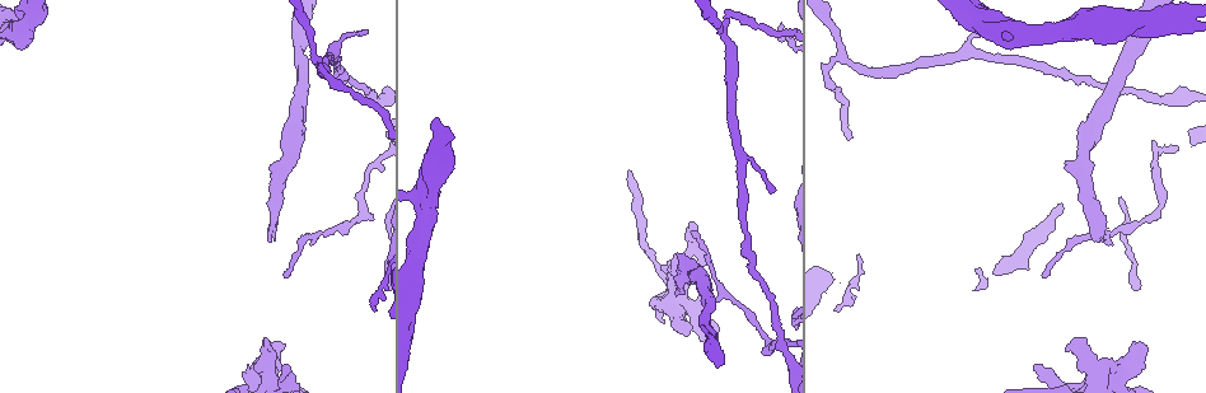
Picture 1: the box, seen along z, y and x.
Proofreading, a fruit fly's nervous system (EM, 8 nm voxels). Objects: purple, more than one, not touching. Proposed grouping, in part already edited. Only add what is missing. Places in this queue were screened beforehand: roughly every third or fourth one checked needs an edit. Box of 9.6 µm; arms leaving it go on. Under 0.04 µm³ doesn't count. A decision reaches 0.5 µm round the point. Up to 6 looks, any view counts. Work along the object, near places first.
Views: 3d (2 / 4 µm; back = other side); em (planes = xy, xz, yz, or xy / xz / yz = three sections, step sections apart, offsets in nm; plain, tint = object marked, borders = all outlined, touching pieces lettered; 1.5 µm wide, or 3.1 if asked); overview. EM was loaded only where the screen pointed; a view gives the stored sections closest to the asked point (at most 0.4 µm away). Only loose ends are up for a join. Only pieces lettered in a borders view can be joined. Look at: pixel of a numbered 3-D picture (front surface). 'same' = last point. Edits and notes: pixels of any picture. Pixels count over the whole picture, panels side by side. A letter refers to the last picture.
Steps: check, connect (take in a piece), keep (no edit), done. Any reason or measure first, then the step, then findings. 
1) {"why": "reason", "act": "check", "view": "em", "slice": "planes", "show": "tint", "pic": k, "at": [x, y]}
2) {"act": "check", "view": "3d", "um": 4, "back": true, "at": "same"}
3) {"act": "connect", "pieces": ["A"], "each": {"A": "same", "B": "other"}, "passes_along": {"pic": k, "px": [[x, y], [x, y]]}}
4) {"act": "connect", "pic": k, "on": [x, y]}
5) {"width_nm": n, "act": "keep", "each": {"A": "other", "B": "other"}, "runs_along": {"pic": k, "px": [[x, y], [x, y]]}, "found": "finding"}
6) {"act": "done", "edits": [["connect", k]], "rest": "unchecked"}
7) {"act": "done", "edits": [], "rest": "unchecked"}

{"why": "branch stops here", "act": "check", "view": "em", "slice": "planes", "show": "tint", "pic": 1, "at": [268, 241]}

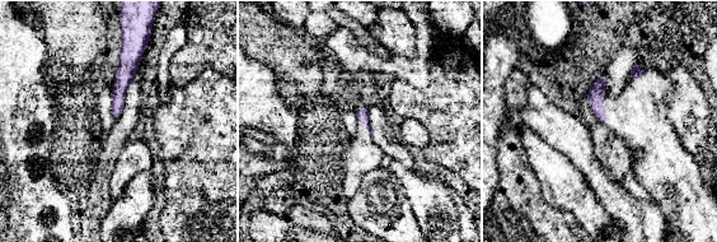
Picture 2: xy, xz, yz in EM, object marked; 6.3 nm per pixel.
{"act": "check", "view": "em", "slice": "planes", "show": "borders", "at": "same"}

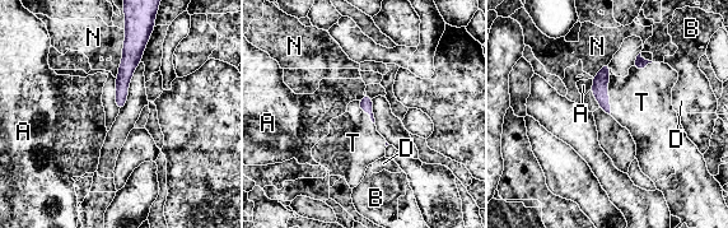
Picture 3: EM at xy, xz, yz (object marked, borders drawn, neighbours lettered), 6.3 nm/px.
{"longest_contact_nm": ["N", 320], "act": "connect", "pieces": ["T"], "each": {"A": "other", "B": "other", "D": "other", "N": "other", "T": "same"}, "passes_along": {"pic": 3, "px": [[600, 88], [607, 94], [642, 102]]}, "found": "the cell continues"}

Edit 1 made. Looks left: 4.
{"act": "check", "view": "overview"}

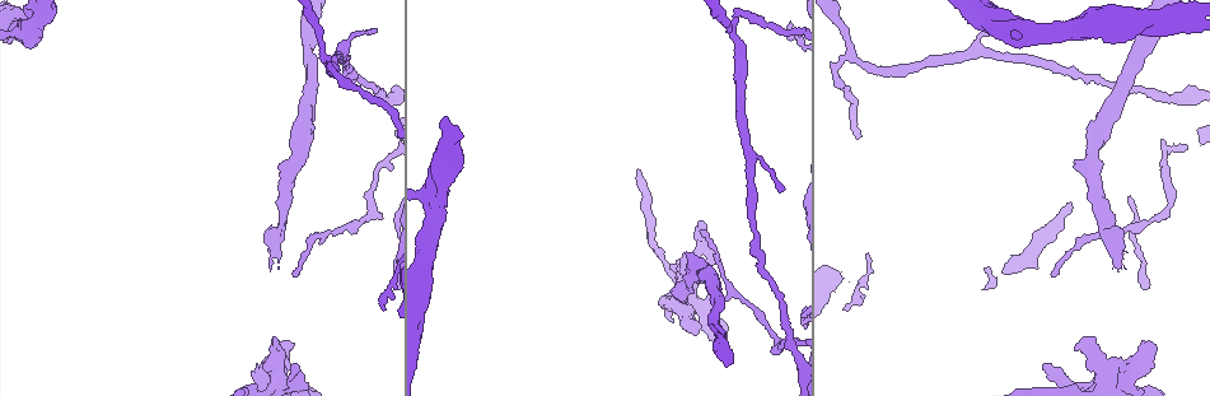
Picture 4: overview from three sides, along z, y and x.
{"why": "free end", "act": "check", "view": "3d", "um": 4, "pic": 4, "at": [280, 164]}

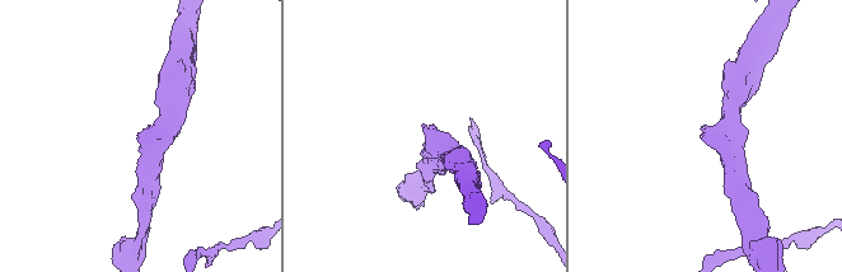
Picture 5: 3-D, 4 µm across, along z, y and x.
{"act": "check", "view": "em", "slice": "planes", "show": "borders", "pic": 5, "at": [701, 135]}

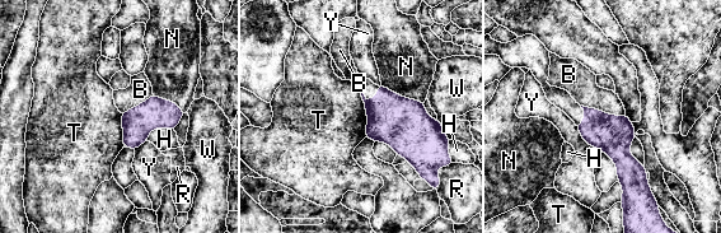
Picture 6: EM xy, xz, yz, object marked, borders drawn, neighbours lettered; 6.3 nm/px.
{"arm_widths_nm": [240, 300], "act": "keep", "each": {"B": "other", "H": "other", "N": "other", "R": "other", "T": "other", "W": "other", "Y": "other"}, "found": "no lettered piece goes on from it"}

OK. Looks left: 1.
{"act": "done", "edits": [["connect", 3]], "rest": "unchecked"}

